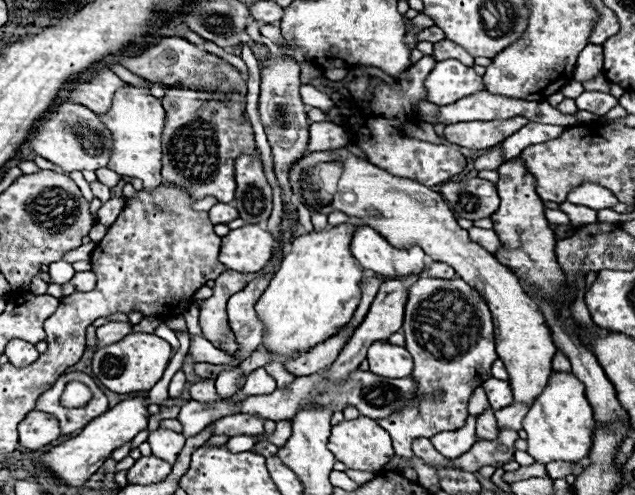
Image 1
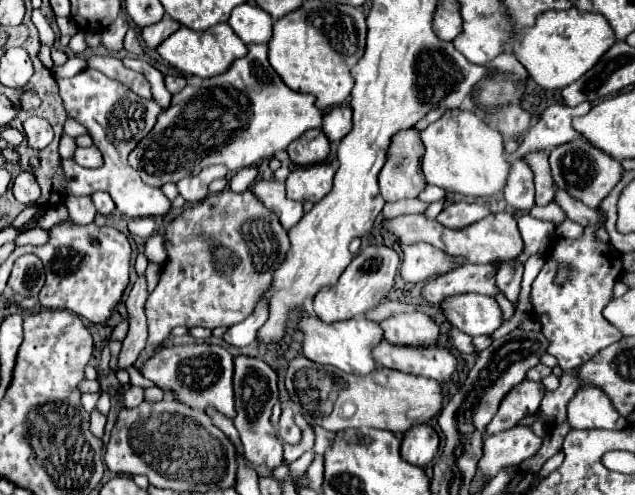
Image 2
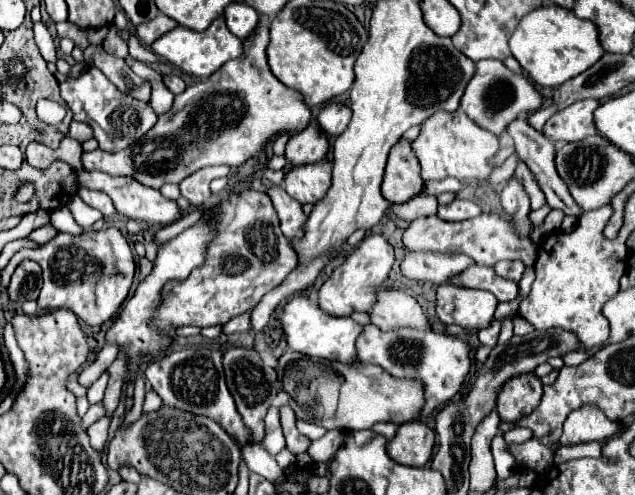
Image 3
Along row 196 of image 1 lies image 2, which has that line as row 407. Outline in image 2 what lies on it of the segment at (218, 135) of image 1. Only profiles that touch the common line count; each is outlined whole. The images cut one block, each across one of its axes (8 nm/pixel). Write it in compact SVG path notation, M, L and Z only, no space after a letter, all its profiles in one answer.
M188 344L188 346L160 346L140 368L140 374L152 380L164 392L176 392L178 400L190 408L204 410L208 404L218 412L234 418L232 374L234 358L218 344Z

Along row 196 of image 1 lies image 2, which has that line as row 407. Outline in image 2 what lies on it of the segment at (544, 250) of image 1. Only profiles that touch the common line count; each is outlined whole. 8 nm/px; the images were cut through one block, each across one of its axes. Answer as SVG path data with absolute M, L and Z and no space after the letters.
M524 380L522 384L514 386L502 400L498 414L486 428L486 434L496 434L514 428L522 418L532 416L540 408L540 400L544 396L542 382Z

